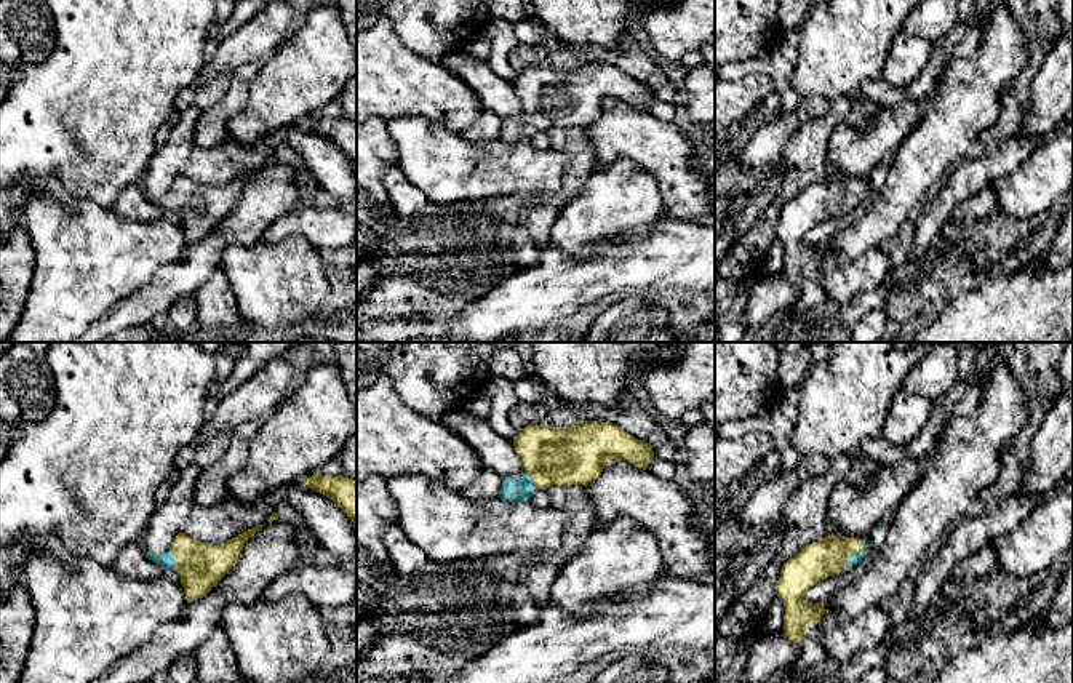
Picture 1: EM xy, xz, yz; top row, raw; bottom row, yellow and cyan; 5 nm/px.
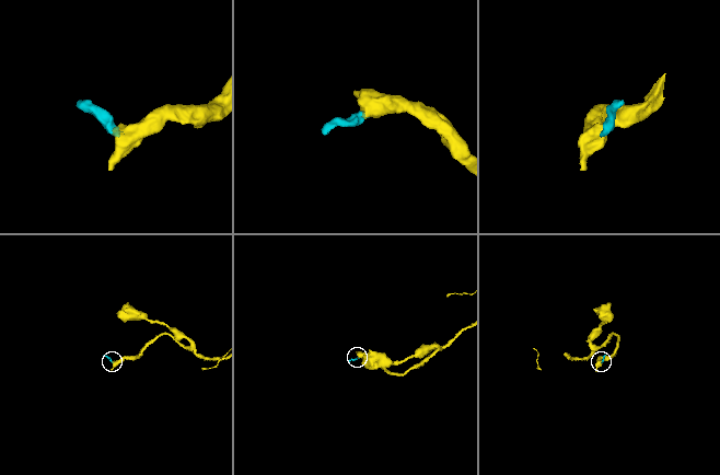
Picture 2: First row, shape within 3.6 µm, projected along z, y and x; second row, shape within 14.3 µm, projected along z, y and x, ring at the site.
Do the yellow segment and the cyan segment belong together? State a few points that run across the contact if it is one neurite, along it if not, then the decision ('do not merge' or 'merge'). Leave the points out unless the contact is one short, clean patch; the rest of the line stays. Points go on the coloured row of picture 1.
line yz (825, 557), (854, 552), (854, 559); merge

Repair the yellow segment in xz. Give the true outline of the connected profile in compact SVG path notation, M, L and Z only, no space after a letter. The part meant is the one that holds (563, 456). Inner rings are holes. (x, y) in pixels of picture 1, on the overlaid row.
M580 421L572 427L528 425L513 437L513 446L523 457L525 472L518 478L502 478L497 497L509 502L531 501L537 489L547 489L553 485L587 486L601 475L609 459L627 461L646 470L654 457L651 443L635 438L612 422L601 421Z

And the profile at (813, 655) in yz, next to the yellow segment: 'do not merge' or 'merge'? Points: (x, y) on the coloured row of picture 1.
merge

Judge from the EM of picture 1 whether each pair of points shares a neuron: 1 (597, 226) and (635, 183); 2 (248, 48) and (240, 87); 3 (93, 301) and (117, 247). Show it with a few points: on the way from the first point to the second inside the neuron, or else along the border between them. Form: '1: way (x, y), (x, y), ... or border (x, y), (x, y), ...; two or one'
1: way (603, 215), (624, 194); one
2: border (264, 58), (247, 61), (229, 75); two
3: way (93, 288), (93, 272), (104, 259); one

